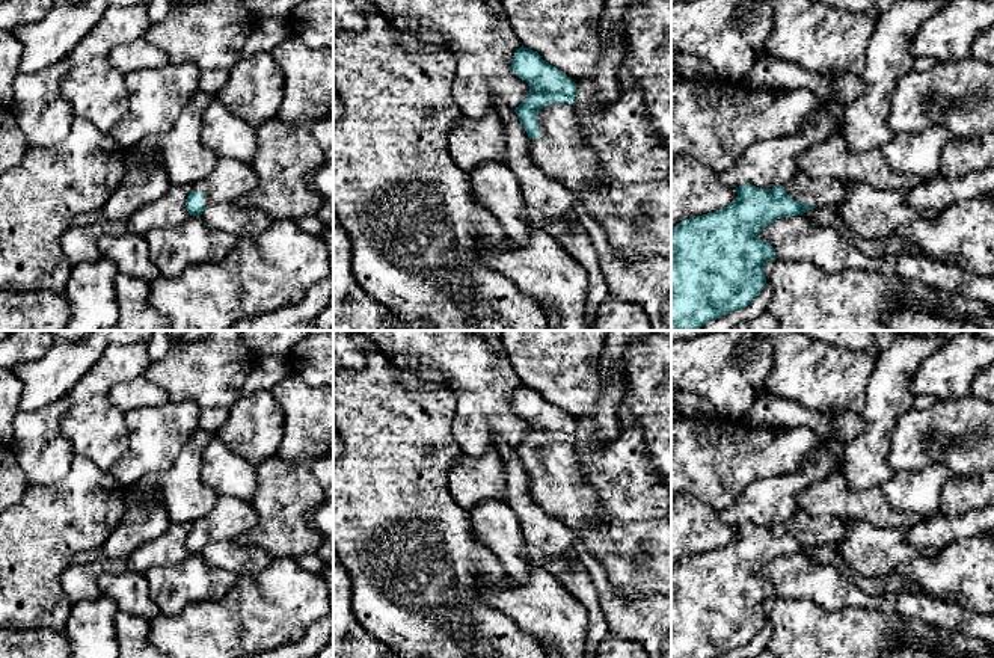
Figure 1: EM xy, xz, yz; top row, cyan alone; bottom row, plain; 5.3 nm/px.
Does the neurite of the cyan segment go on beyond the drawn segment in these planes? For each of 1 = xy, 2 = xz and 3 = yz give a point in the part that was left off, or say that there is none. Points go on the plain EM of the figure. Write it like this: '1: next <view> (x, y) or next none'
1: next xy (231, 518)
2: next xz (563, 491)
3: next yz (822, 530)

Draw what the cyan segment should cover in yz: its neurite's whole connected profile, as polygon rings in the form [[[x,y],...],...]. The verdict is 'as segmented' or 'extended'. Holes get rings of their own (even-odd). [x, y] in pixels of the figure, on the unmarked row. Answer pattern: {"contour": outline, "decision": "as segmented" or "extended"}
{"contour": [[[798,509],[783,524],[759,527],[742,522],[736,525],[736,531],[736,537],[727,545],[686,557],[671,566],[671,658],[715,658],[748,644],[766,622],[765,602],[778,596],[774,586],[757,572],[777,557],[804,552],[816,545],[842,542],[849,533],[849,518],[811,516]]], "decision": "extended"}

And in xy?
{"contour": [[[219,497],[214,509],[192,522],[186,537],[190,554],[201,554],[204,546],[214,540],[238,540],[258,522],[250,501],[234,497]]], "decision": "extended"}

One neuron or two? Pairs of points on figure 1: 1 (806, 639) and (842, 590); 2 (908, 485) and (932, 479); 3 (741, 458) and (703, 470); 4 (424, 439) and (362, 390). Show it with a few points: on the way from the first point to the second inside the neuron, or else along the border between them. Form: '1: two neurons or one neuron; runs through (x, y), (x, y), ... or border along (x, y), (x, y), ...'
1: two neurons; border along (794, 599), (810, 599), (830, 611), (862, 608)
2: one neuron; runs through (914, 485), (926, 483)
3: one neuron; runs through (732, 458), (712, 461)
4: one neuron; runs through (409, 436), (377, 405)

